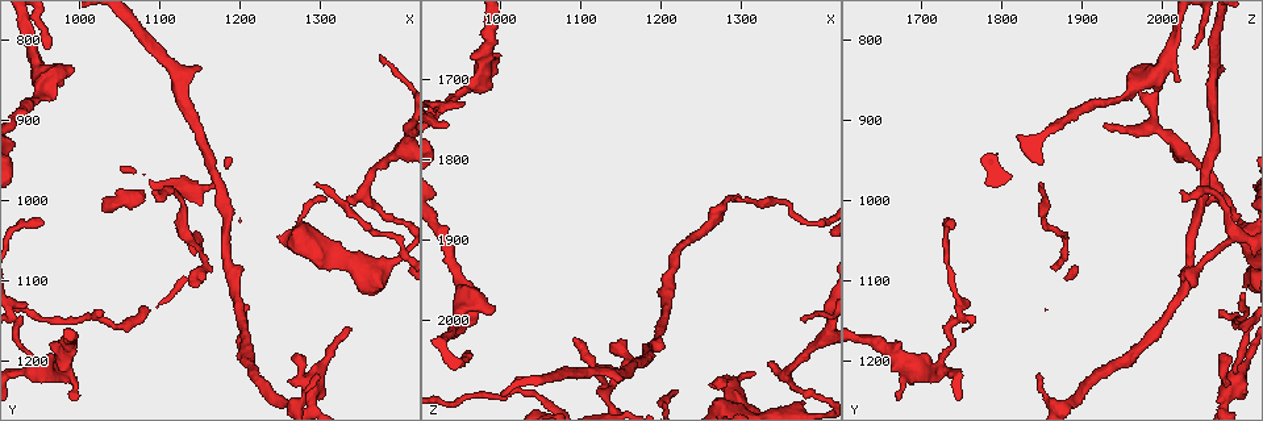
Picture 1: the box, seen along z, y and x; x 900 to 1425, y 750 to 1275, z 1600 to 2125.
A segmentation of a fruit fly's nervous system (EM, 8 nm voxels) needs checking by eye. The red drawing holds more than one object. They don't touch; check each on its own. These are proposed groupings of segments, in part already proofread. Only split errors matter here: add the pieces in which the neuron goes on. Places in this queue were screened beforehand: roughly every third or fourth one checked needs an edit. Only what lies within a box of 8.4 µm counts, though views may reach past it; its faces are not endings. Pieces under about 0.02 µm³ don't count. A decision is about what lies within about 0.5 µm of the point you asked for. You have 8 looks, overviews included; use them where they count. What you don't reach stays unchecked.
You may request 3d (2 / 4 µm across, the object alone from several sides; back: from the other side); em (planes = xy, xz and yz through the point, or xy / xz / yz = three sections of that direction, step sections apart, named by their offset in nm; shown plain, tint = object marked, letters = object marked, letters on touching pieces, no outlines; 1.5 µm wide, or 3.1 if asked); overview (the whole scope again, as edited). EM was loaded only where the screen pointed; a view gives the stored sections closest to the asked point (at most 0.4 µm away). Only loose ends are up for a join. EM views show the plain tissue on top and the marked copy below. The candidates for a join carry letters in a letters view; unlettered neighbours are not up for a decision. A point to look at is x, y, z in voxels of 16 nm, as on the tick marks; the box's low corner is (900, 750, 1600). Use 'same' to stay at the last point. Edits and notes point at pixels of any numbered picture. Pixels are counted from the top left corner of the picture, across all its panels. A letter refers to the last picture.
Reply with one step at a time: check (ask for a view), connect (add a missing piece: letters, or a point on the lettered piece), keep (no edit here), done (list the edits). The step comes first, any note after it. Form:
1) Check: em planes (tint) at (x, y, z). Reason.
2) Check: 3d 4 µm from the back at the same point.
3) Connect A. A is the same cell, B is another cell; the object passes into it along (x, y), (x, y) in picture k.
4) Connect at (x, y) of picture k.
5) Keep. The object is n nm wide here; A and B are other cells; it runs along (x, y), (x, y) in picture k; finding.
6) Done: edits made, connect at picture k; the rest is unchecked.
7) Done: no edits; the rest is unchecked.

Check: 3d 4 µm from the back at (955, 1035, 1730). End of a long branch.

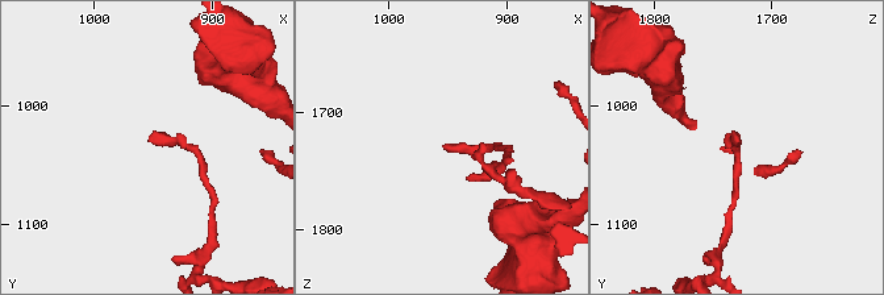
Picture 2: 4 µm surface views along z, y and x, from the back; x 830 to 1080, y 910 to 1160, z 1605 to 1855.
Check: em xz step 8 (letters) at (954, 1032, 1726). Now the EM.

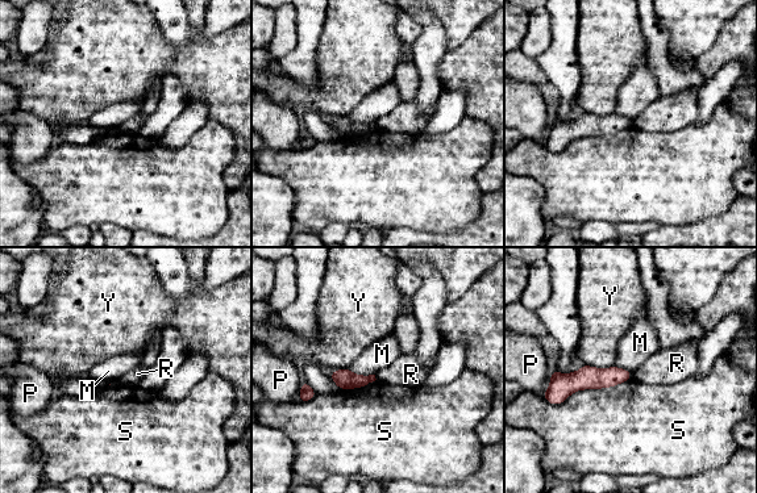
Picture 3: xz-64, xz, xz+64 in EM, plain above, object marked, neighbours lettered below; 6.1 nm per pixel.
Check: em planes (letters) at the same point.

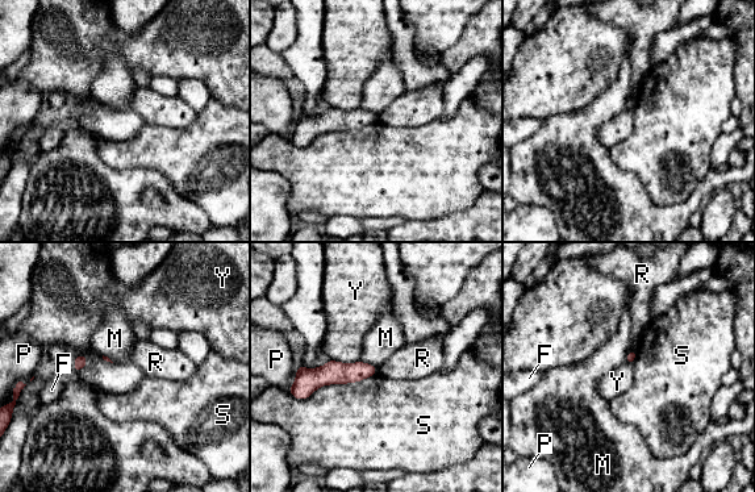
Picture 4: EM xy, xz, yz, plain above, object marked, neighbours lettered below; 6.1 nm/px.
Keep. F, M, P, R, S and Y are other cells; a border runs along (329, 358), (337, 362), (359, 362) in picture 4; no lettered piece goes on from it.

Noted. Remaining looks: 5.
Check: em planes (letters) at (1150, 835, 2070). Free end.

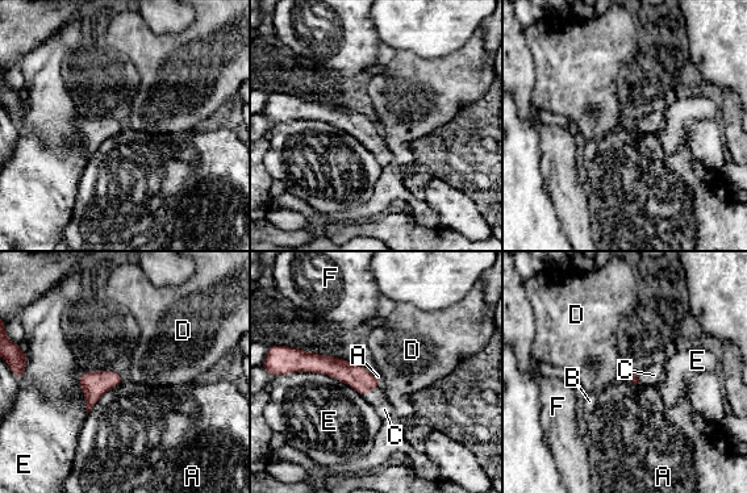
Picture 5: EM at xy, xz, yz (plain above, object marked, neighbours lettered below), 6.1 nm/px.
Connect C. The longest contact is with E, 500 nm; C is the same cell, A, B, D, E and F are other cells; the object passes into it along (358, 377), (371, 388), (376, 397) in picture 5; the neuron continues.

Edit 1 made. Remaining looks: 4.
Check: overview. Redraw.

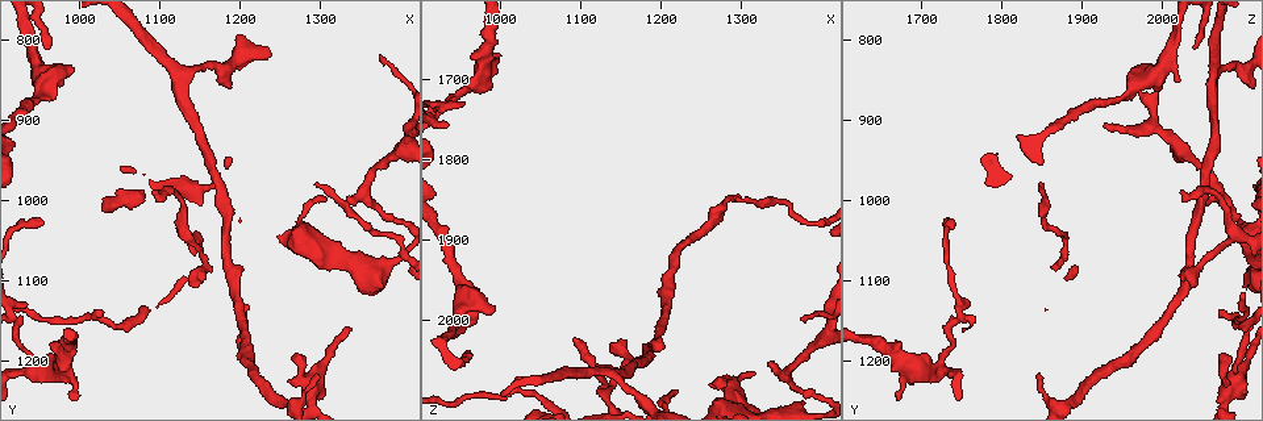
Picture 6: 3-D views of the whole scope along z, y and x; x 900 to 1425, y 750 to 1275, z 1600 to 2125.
Check: em yz step 4 (tint) at (1270, 1190, 2075). Free end.

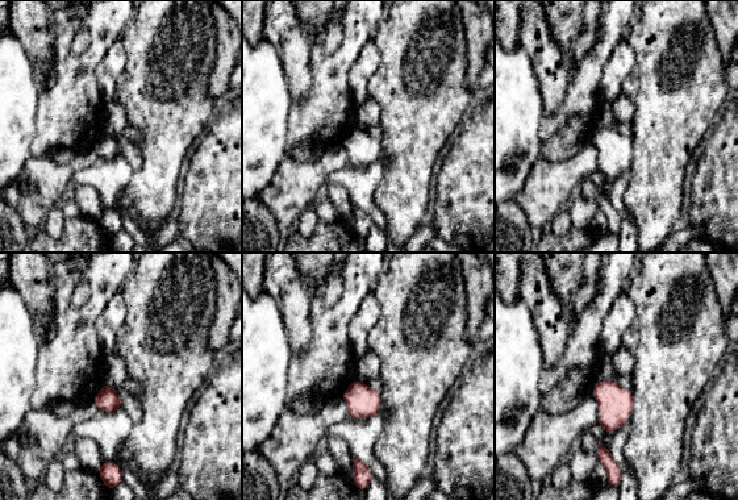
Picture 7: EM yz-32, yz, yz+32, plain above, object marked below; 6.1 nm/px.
Check: em planes (letters) at the same point. Another direction.

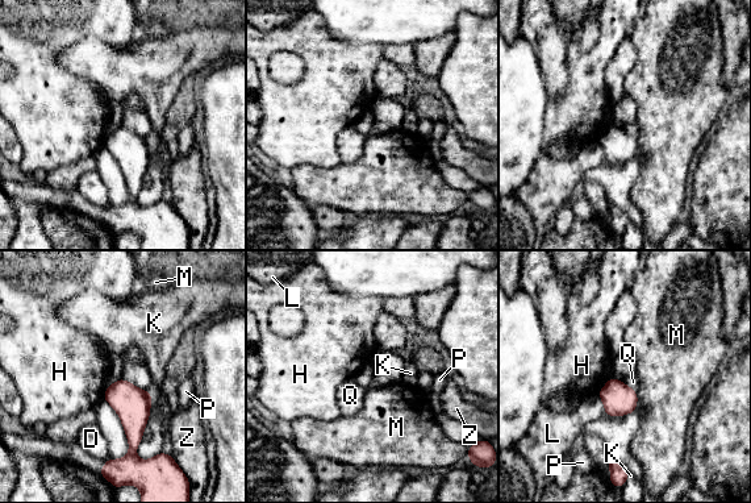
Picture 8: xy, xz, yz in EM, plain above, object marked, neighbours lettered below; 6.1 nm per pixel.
Keep. The object is 200 nm wide here; D, H, K, L, M, P, Q and Z are other cells; none of them fits.

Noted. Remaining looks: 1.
Done: edits made, connect at picture 5; the rest is unchecked.

